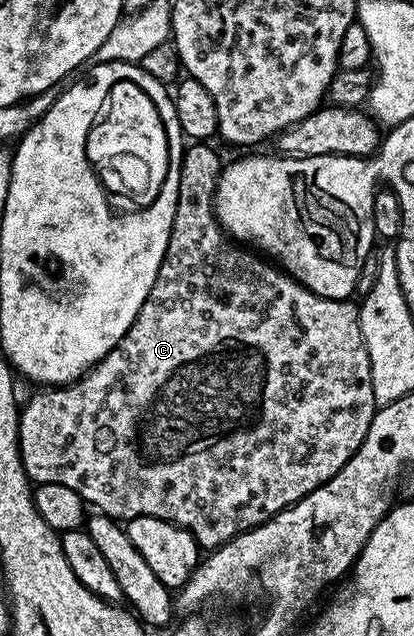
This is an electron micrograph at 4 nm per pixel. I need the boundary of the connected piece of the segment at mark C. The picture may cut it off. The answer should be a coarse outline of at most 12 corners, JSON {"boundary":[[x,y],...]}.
{"boundary":[[183,152],[125,337],[19,413],[32,484],[203,549],[377,410],[360,308]]}

